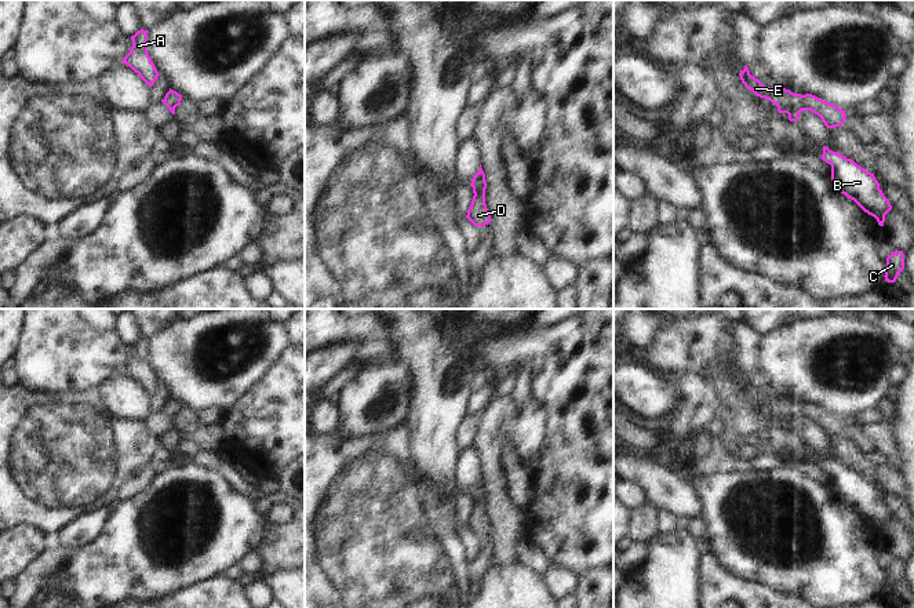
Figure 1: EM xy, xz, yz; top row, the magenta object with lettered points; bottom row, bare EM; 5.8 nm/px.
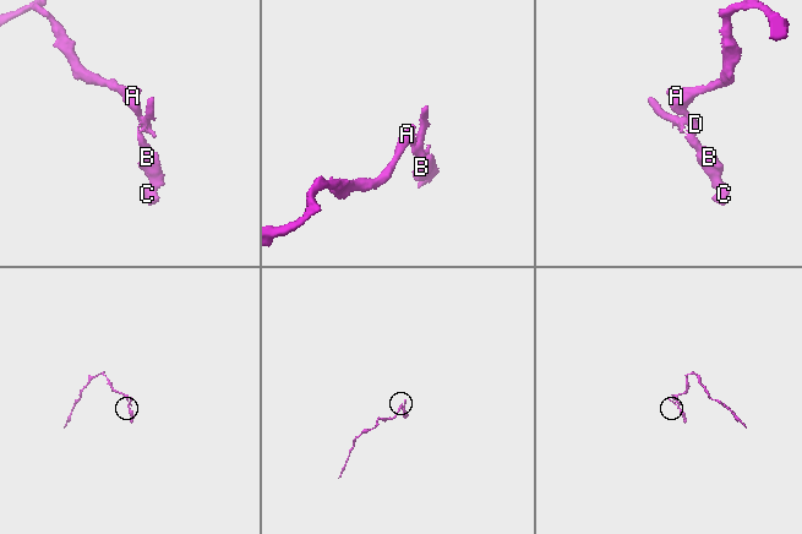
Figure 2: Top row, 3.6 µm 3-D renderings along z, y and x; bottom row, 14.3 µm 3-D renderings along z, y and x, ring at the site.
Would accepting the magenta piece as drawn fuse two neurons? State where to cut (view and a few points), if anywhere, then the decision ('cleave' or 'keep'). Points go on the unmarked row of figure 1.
yz (778, 415), (786, 415), (798, 422) | cleave

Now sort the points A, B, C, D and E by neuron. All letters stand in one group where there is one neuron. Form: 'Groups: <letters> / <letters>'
Groups: A D E / B C

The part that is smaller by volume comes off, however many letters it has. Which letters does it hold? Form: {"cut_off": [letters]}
{"cut_off": ["B", "C"]}

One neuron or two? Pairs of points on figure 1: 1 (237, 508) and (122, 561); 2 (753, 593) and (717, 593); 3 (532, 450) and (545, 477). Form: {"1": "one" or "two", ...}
{"1": "one", "2": "one", "3": "one"}

